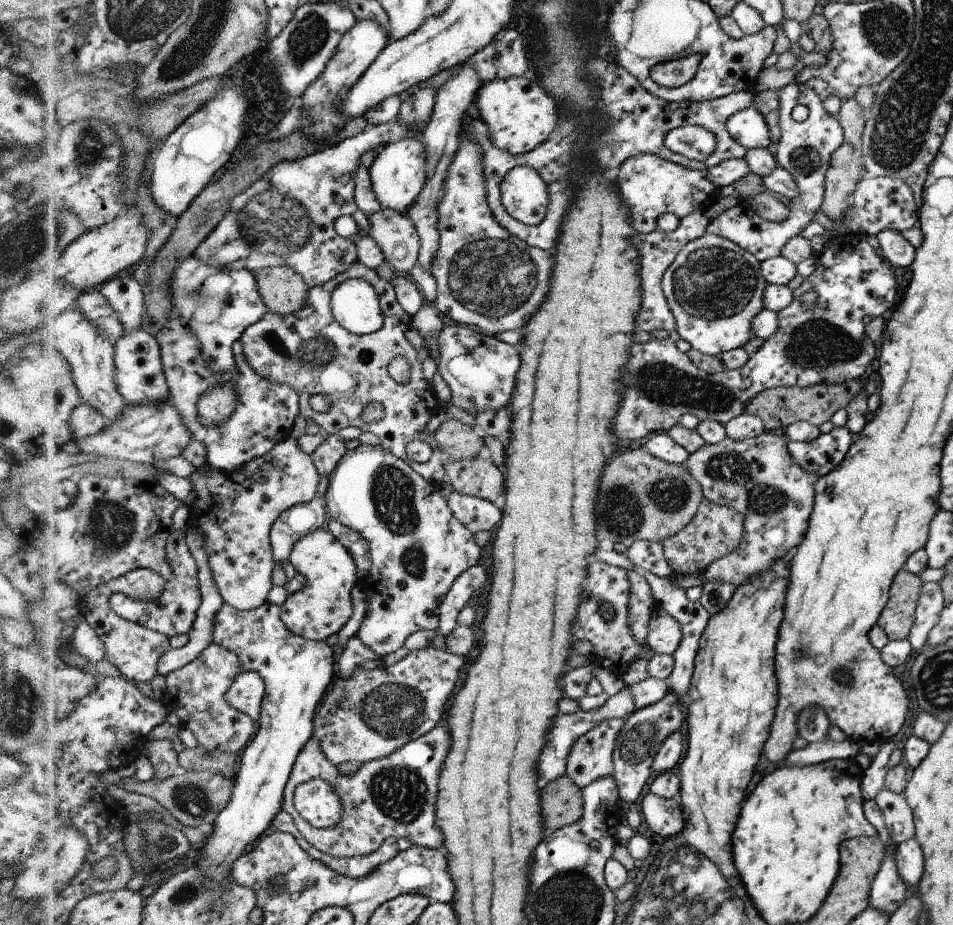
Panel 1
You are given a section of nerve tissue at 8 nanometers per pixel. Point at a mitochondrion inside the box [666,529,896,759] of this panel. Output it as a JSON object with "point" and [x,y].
{"point":[802,649]}

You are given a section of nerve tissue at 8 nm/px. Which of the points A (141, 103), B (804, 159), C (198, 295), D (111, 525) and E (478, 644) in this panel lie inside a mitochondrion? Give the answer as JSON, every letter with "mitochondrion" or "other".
{"A":"other","B":"mitochondrion","C":"mitochondrion","D":"mitochondrion","E":"other"}

